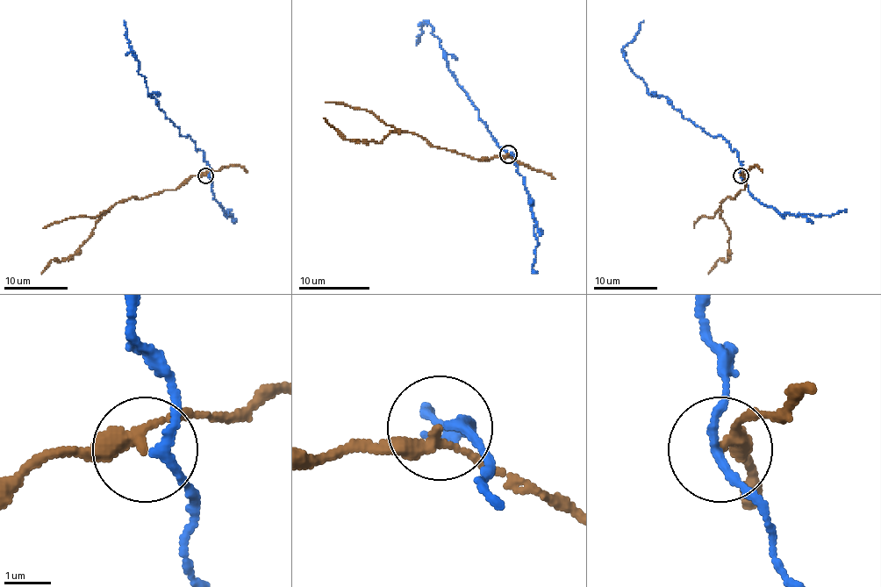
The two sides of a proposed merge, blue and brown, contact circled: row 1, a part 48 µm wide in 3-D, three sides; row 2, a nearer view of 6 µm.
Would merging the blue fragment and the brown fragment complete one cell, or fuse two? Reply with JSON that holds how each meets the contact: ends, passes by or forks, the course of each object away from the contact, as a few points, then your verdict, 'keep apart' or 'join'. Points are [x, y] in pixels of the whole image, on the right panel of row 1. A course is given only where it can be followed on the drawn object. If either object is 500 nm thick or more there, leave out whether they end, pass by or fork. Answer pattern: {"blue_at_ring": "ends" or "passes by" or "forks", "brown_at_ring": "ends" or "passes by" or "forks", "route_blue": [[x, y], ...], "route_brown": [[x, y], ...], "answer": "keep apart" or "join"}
{"blue_at_ring": "passes by", "brown_at_ring": "passes by", "route_blue": [[740, 175], [738, 153], [721, 136], [684, 118], [664, 96], [653, 96], [629, 66], [623, 49], [643, 20]], "route_brown": [[740, 175], [745, 188], [734, 199], [721, 203], [721, 217], [730, 237], [729, 254], [708, 274]], "answer": "keep apart"}

